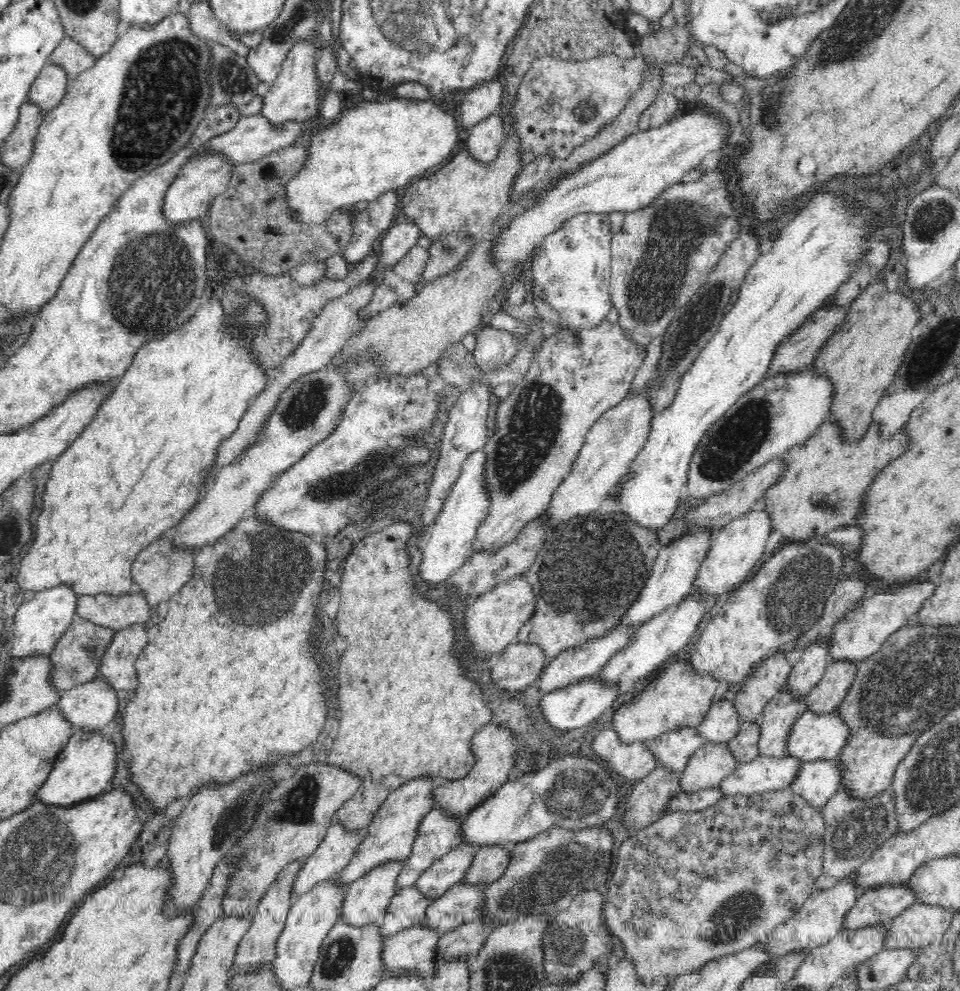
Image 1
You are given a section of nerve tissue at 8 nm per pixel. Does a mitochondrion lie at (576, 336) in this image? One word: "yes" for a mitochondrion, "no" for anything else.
no

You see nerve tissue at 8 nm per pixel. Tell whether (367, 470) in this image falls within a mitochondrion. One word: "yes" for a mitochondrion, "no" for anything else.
yes

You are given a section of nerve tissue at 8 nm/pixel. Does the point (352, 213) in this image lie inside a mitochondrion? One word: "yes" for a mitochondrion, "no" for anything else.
no

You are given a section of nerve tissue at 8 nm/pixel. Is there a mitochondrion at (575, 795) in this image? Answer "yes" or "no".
yes

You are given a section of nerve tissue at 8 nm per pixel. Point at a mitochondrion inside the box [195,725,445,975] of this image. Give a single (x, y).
(295, 806)

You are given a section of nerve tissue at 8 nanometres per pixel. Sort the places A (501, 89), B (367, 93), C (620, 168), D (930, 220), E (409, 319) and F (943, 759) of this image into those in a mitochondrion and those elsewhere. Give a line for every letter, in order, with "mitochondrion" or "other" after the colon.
A: other
B: other
C: other
D: mitochondrion
E: other
F: mitochondrion

